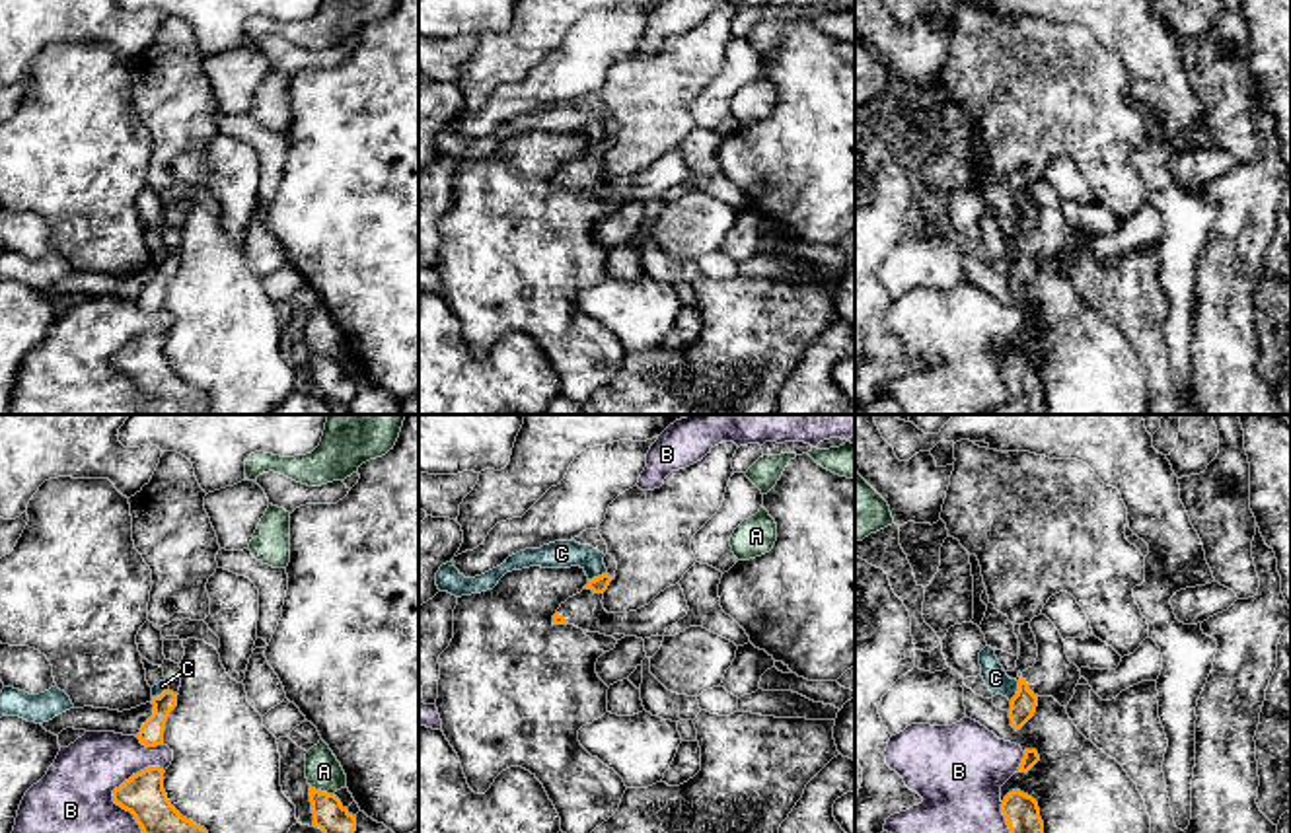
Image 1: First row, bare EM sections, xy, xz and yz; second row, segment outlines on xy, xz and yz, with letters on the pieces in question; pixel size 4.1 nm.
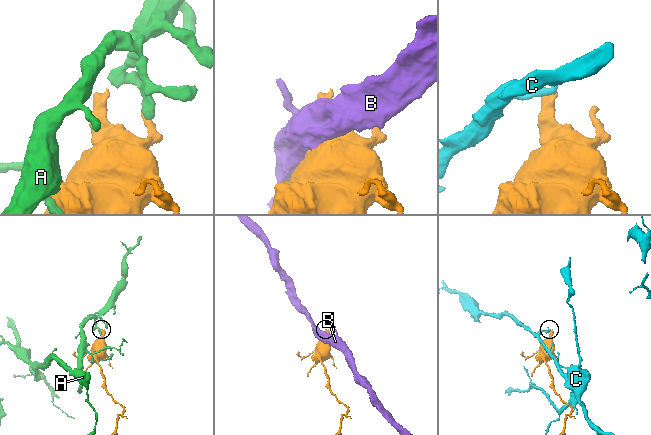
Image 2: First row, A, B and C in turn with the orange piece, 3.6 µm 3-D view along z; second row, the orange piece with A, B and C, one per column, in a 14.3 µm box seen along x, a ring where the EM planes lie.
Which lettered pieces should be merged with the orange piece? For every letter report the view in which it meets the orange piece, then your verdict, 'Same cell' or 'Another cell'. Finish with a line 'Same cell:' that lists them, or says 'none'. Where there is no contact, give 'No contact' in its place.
A: Touches orange in xy. Another cell
B: Touches orange in xy. Another cell
C: Touches orange in xz. Another cell
Same cell: none

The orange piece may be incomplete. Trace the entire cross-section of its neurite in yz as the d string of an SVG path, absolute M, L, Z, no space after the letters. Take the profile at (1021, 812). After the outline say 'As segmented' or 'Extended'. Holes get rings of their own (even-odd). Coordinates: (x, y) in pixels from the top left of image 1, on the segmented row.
M1020 790L1009 792L1001 804L1001 812L1011 833L1044 833L1038 802L1028 794Z. As segmented

